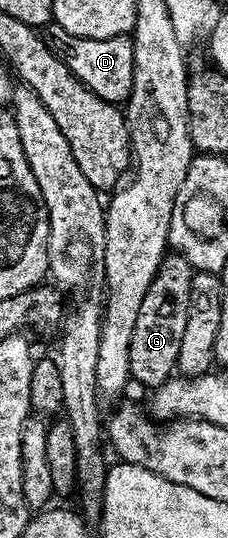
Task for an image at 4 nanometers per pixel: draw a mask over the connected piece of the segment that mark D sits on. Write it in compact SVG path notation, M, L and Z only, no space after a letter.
M47 24L40 30L44 44L50 49L71 72L84 83L96 96L105 102L125 103L132 92L134 75L134 40L133 37L121 34L108 40L88 40L64 32L57 24Z

